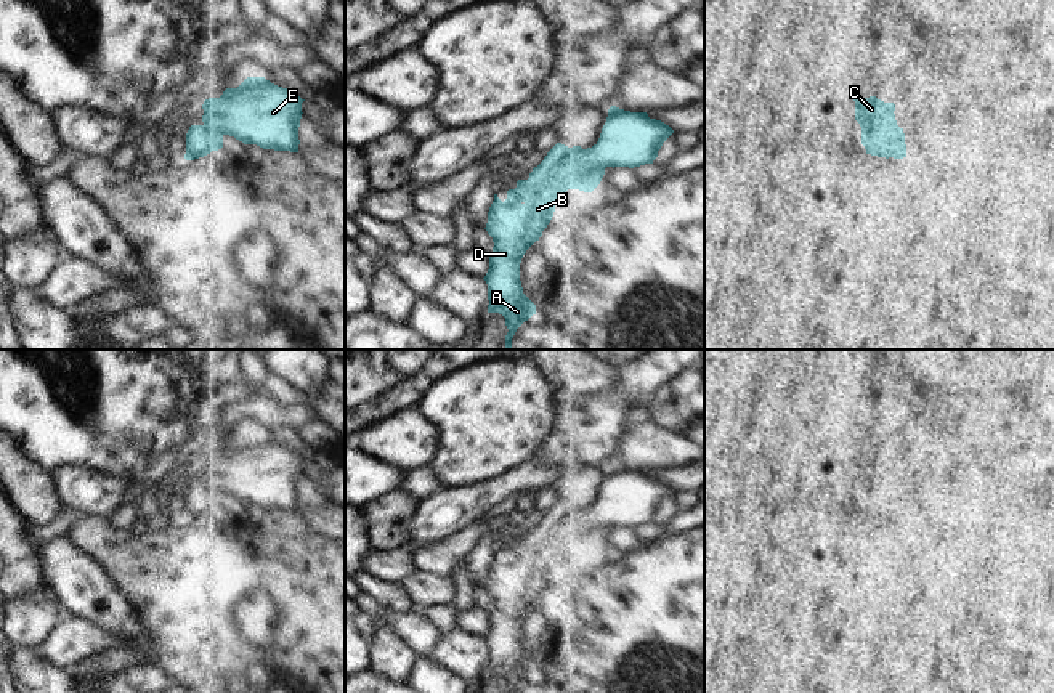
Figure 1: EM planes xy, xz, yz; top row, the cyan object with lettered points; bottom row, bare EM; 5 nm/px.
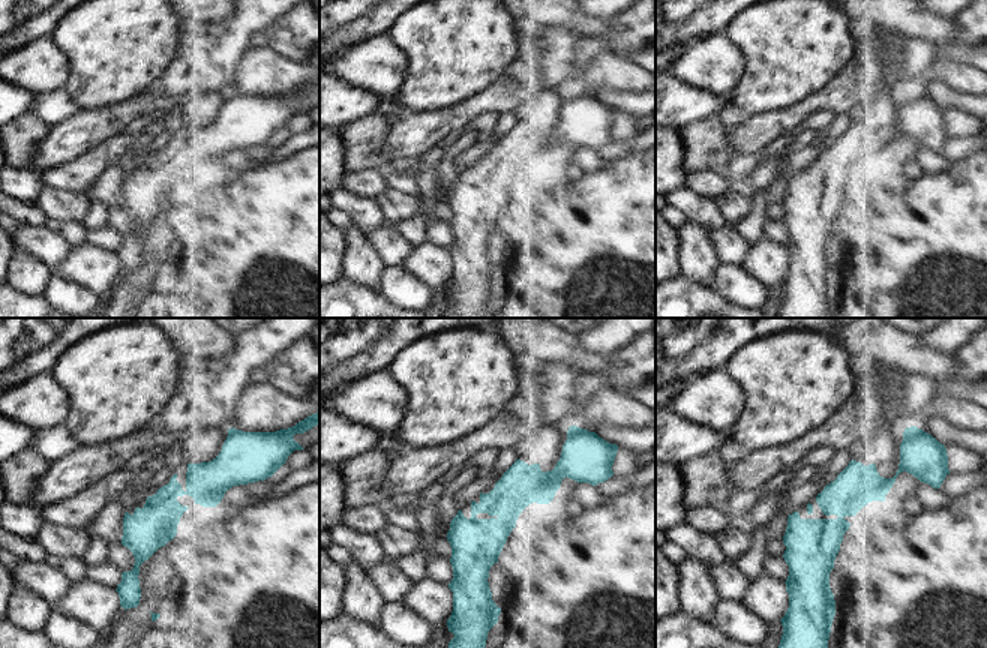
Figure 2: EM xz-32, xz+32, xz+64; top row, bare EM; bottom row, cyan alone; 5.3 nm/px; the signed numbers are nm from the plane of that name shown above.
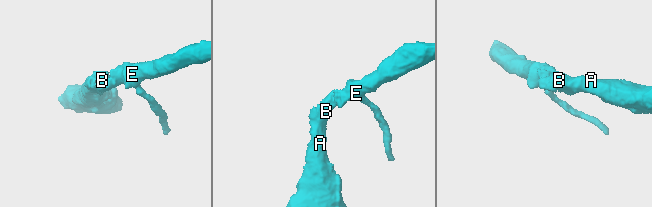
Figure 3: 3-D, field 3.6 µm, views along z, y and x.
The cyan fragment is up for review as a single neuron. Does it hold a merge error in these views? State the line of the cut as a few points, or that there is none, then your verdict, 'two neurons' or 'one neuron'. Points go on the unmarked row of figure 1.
cut none; one neuron

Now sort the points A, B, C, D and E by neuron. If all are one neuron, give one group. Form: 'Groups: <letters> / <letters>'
Groups: A B C D E

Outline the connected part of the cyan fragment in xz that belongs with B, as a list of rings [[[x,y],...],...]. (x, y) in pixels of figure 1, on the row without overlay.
[[[611,465],[598,500],[587,509],[557,502],[533,528],[528,539],[518,539],[502,561],[497,553],[488,571],[486,590],[494,606],[488,643],[488,672],[505,677],[507,693],[536,674],[536,664],[523,653],[520,622],[550,582],[555,565],[568,549],[592,552],[606,526],[640,526],[653,523],[663,502],[674,489],[647,472]]]

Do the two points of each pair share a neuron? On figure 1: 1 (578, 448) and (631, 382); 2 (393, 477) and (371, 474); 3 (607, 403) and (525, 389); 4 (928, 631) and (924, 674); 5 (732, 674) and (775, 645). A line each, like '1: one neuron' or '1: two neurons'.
1: one neuron
2: one neuron
3: two neurons
4: one neuron
5: two neurons

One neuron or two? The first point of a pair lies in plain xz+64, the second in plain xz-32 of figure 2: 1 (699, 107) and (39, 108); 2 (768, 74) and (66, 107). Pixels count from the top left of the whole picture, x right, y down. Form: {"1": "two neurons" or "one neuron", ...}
{"1": "two neurons", "2": "two neurons"}

